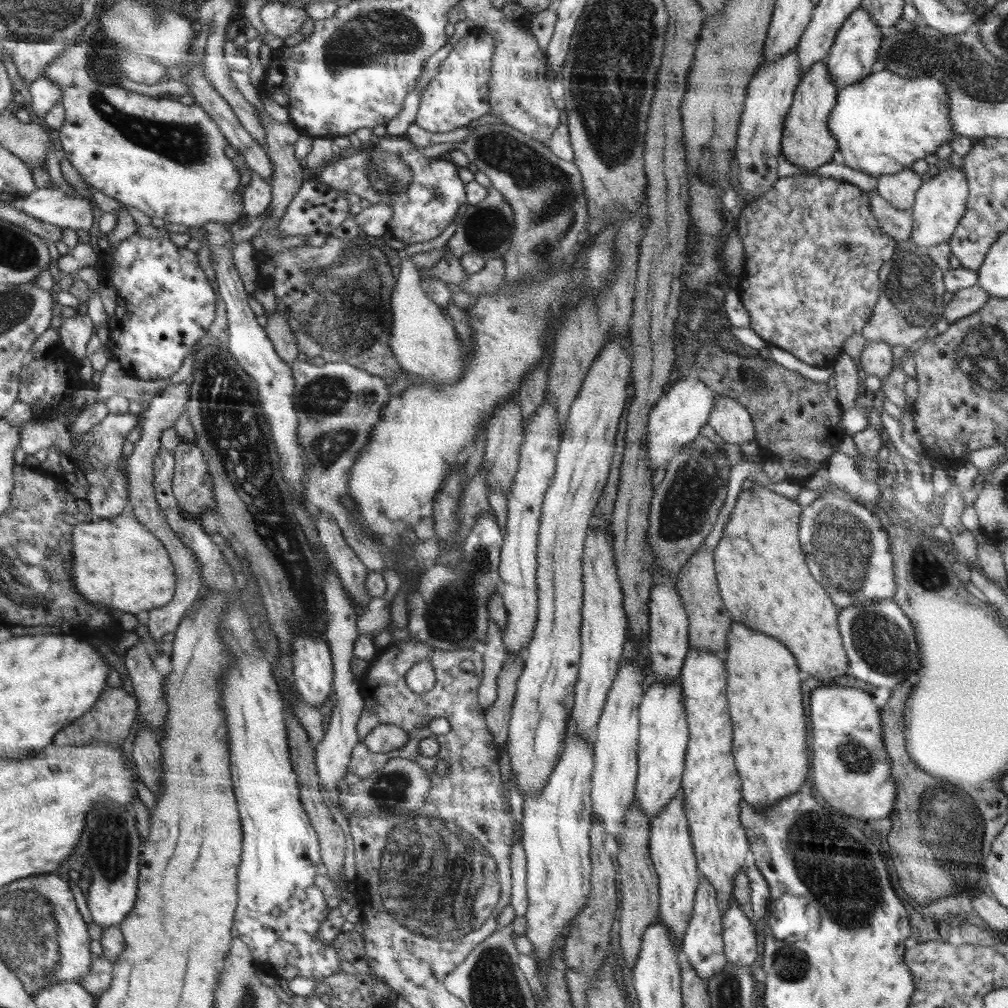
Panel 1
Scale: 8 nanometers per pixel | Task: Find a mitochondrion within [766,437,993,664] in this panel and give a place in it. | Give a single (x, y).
(840, 541)

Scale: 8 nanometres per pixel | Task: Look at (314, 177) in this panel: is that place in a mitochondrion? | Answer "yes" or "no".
no

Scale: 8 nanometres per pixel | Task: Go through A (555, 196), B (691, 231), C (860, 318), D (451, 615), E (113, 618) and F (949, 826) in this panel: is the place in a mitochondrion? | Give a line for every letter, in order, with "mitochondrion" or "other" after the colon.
A: mitochondrion
B: other
C: other
D: mitochondrion
E: other
F: mitochondrion

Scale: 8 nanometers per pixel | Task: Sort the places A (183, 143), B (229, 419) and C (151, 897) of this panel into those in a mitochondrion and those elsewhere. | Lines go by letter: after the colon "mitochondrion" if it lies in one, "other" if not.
A: mitochondrion
B: mitochondrion
C: other

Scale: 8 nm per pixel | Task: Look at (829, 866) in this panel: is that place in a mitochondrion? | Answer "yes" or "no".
yes

